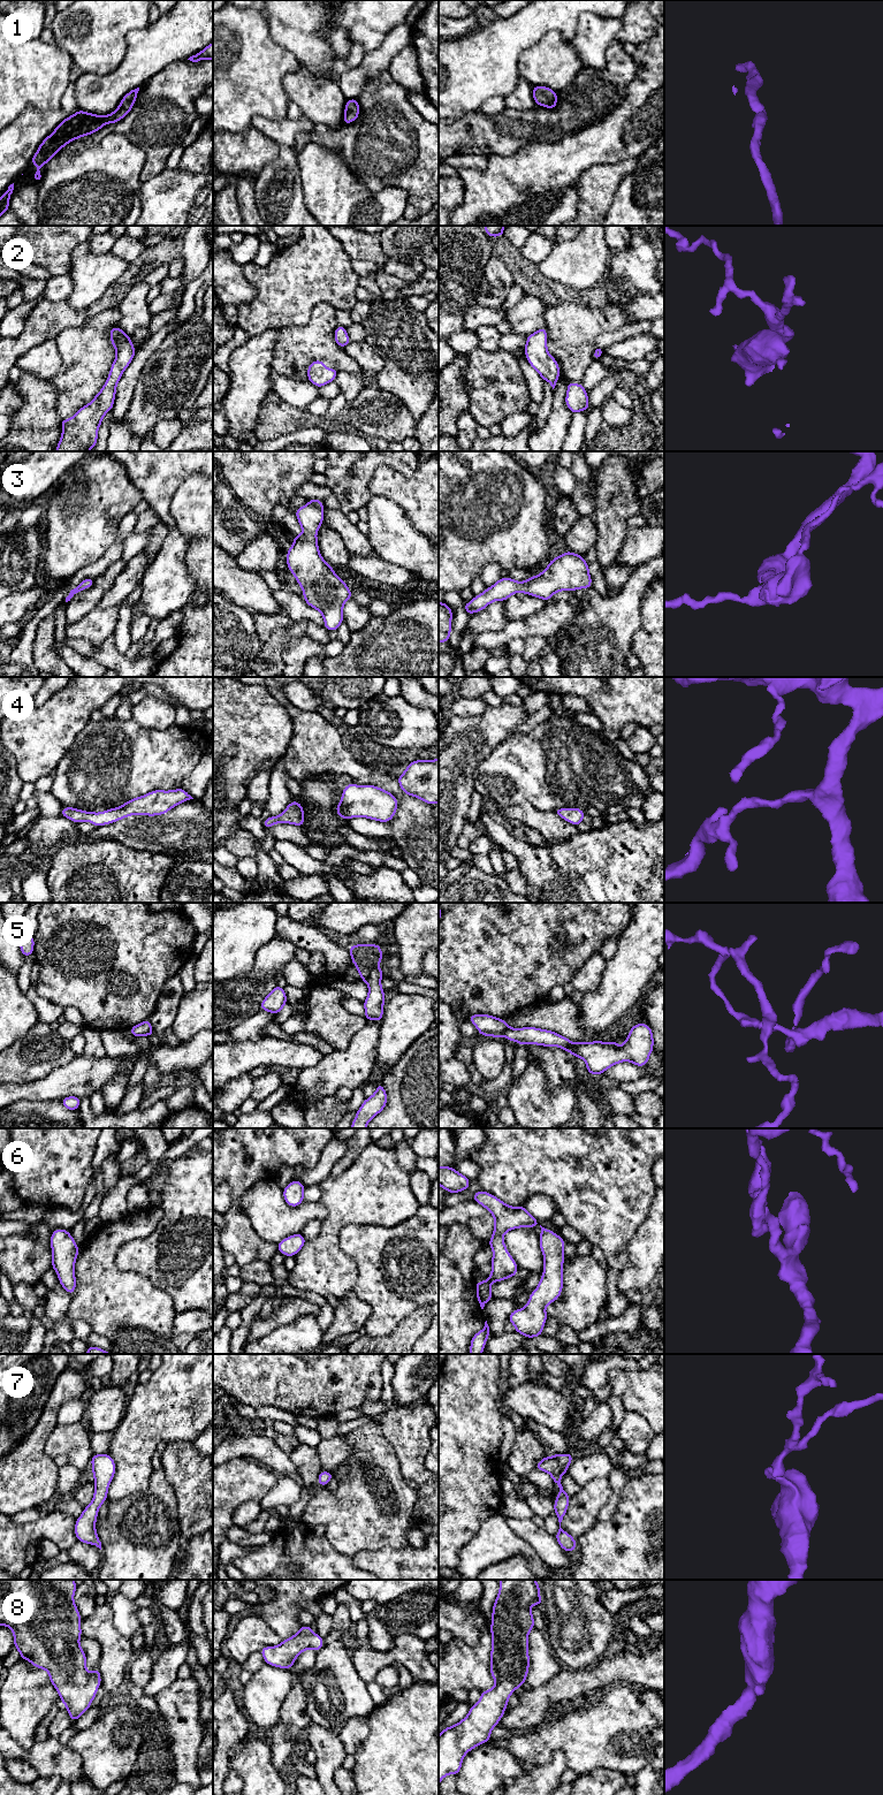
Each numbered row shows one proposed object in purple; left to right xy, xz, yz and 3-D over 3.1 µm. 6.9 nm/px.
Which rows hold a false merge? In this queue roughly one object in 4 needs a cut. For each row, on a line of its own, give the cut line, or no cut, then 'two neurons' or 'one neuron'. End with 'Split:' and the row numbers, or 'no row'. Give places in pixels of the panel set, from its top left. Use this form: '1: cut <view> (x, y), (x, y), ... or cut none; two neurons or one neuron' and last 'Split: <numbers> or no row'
1: cut none; one neuron
2: cut none; one neuron
3: cut none; one neuron
4: cut none; one neuron
5: cut xz (377, 966), (365, 981); two neurons
6: cut none; one neuron
7: cut none; one neuron
8: cut none; one neuron
Split: 5

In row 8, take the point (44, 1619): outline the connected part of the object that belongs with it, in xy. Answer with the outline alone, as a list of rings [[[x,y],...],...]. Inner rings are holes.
[[[0,1580],[0,1626],[12,1629],[22,1659],[48,1672],[73,1722],[90,1709],[101,1684],[98,1667],[87,1672],[79,1645],[82,1618],[74,1602],[76,1587],[74,1580]]]

